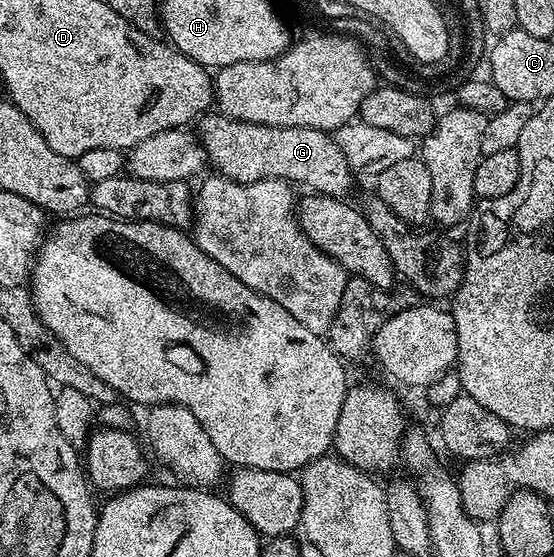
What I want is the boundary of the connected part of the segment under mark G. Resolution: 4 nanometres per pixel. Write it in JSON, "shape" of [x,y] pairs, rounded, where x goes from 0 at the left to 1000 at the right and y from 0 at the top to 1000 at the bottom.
{"shape":[[[375,203],[359,215],[357,248],[368,259],[368,276],[381,305],[406,321],[431,329],[457,329],[473,321],[513,321],[518,329],[556,336],[558,345],[621,357],[635,343],[639,309],[625,296],[617,268],[610,268],[605,248],[594,237],[558,228],[504,228],[502,224],[466,224],[435,214],[417,214],[403,203]]]}

